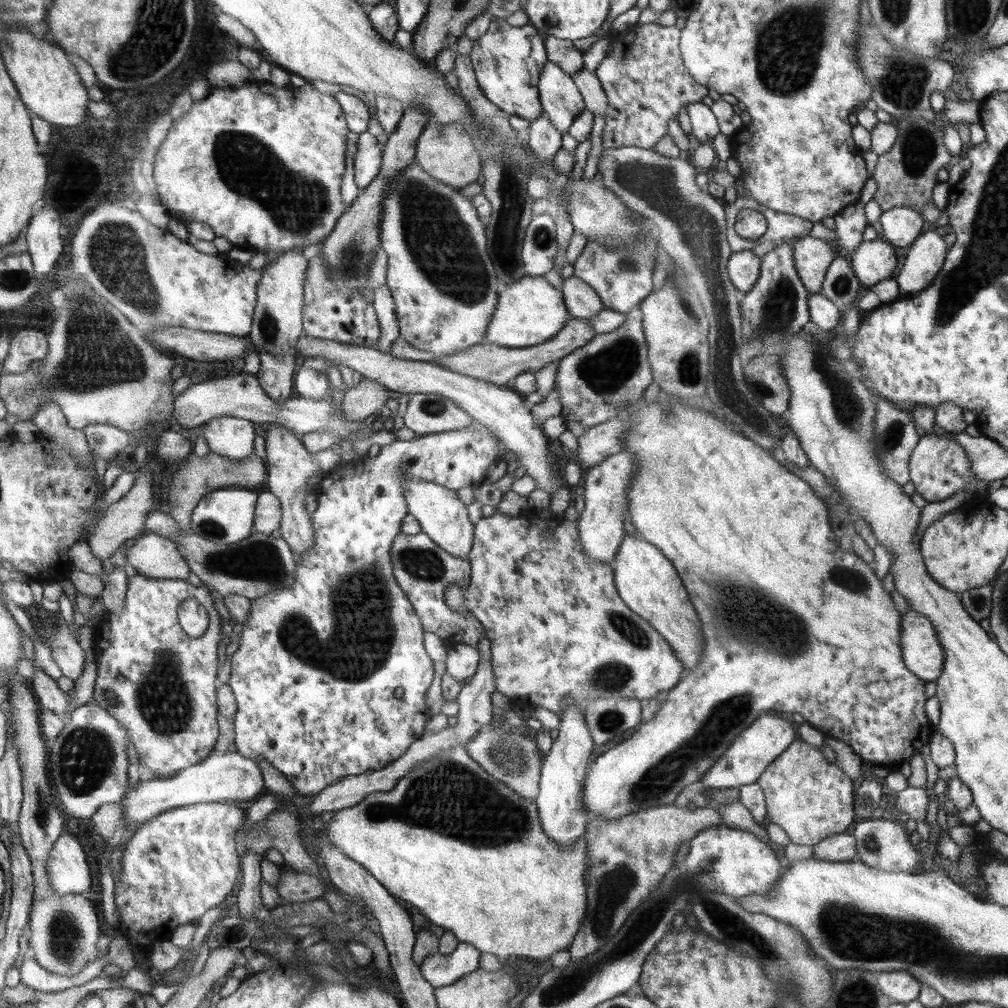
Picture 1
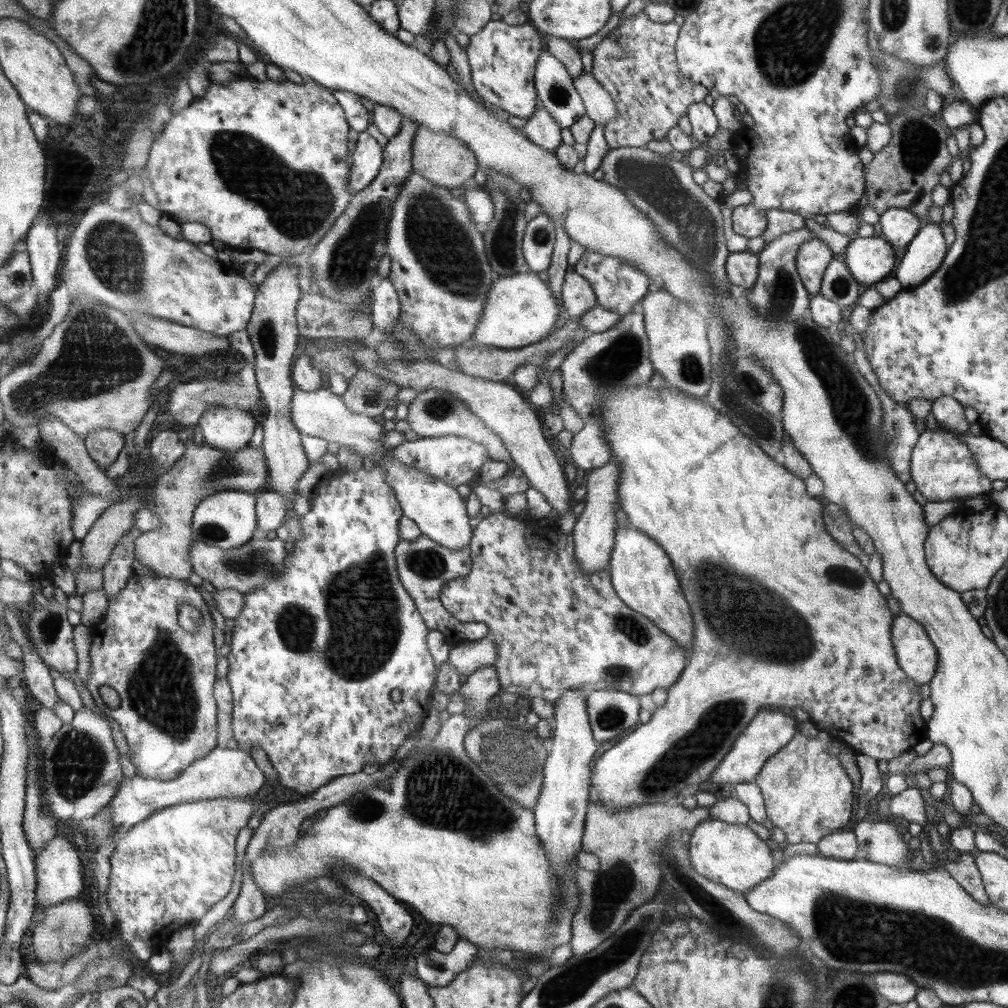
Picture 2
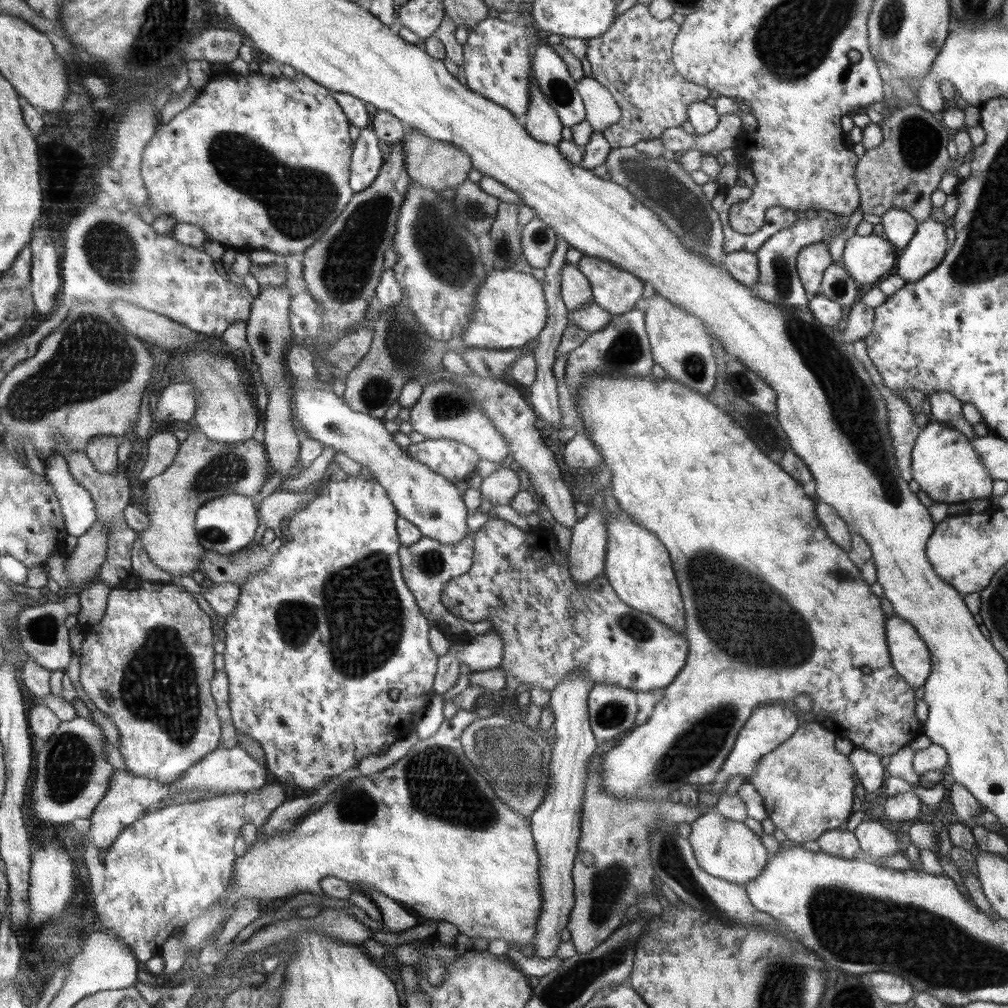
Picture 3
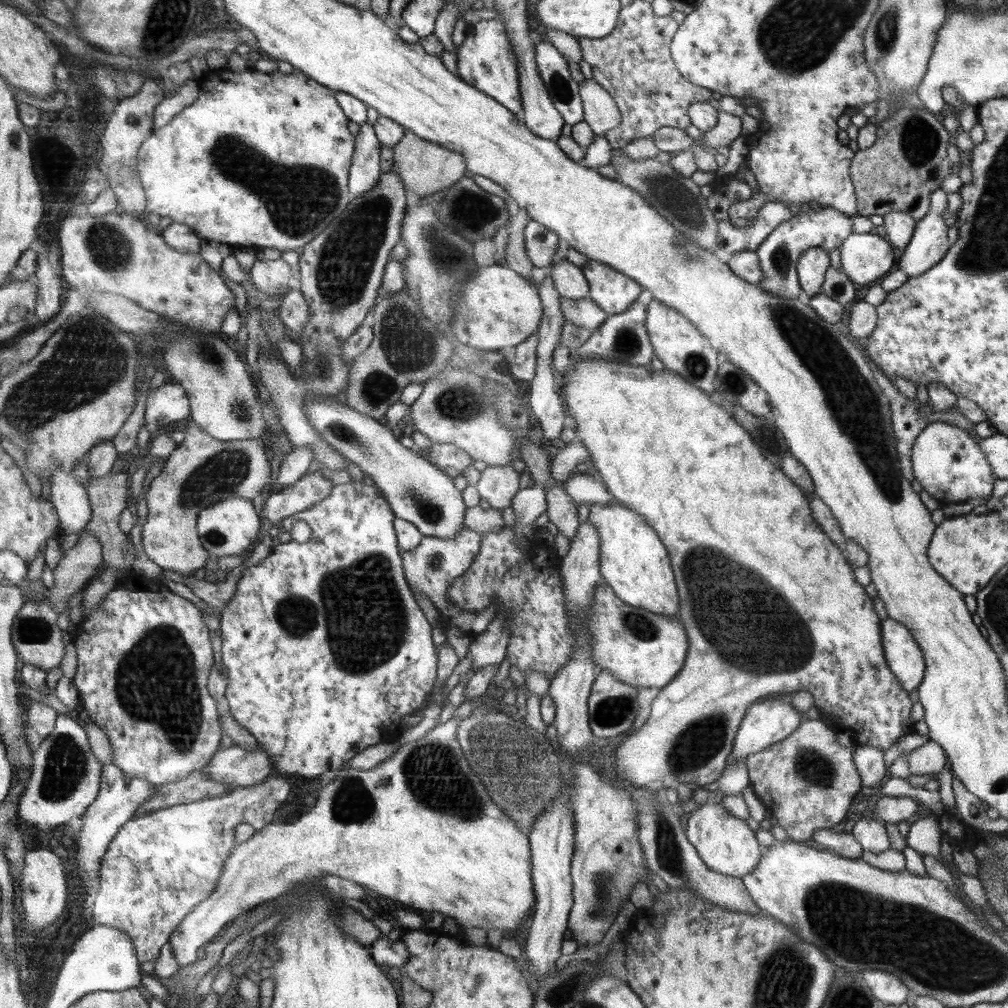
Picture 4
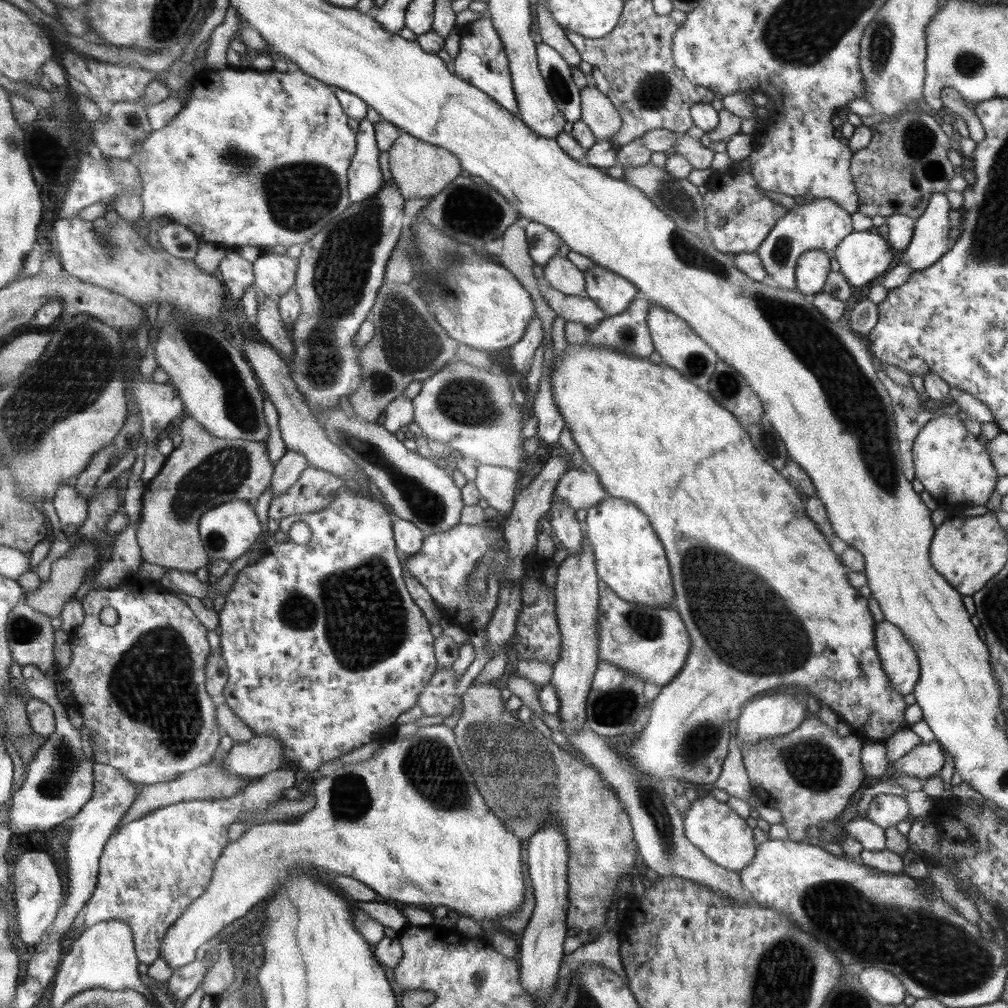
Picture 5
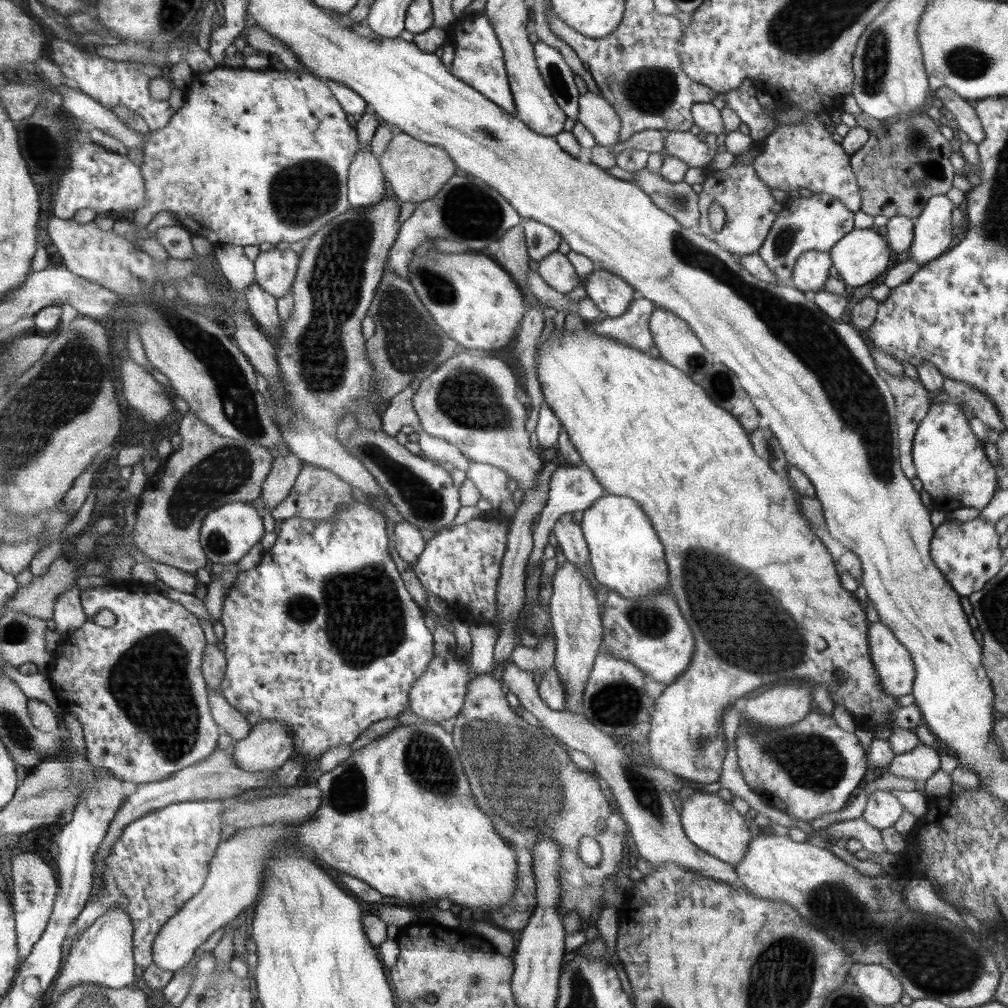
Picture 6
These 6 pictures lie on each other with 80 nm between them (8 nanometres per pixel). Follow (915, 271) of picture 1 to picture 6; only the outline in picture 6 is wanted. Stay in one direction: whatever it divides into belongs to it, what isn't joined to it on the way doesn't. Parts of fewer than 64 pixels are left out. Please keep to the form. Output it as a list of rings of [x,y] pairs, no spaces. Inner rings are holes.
[[[946,195],[931,196],[913,224],[912,246],[902,256],[925,266],[944,255],[958,238],[952,235],[951,212],[956,205]]]

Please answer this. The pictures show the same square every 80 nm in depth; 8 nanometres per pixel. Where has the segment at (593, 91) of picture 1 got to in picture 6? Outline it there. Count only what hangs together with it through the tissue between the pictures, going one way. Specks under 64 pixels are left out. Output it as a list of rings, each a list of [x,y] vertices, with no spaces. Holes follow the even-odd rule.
[[[590,91],[579,95],[577,121],[592,133],[600,146],[610,147],[619,142],[621,120],[602,95]]]

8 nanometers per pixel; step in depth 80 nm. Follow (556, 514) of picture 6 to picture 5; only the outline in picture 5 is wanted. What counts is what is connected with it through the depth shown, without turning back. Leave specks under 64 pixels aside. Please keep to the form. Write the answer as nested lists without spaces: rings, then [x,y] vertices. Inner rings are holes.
[[[569,468],[559,479],[555,493],[575,511],[592,508],[608,495],[594,470]]]

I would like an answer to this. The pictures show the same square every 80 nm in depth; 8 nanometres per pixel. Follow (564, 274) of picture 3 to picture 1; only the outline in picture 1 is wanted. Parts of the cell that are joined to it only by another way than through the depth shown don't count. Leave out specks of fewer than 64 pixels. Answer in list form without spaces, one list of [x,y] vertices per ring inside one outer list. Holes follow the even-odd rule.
[[[574,276],[564,279],[561,293],[570,318],[590,320],[602,311],[602,301],[584,281]]]

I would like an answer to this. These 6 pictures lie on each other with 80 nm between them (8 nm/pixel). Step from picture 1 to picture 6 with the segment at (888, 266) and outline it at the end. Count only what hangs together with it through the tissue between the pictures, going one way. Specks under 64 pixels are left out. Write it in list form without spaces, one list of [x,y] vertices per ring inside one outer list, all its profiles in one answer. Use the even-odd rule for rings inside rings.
[[[853,228],[832,247],[829,256],[842,282],[846,286],[857,288],[869,282],[878,282],[880,277],[888,272],[890,251],[887,240],[879,232],[874,232],[872,229]]]

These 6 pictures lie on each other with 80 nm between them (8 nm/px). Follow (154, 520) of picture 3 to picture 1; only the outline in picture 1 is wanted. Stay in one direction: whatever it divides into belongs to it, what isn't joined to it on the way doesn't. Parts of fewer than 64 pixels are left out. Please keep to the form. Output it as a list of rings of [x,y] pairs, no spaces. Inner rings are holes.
[[[191,451],[187,456],[186,463],[182,463],[172,482],[168,492],[168,504],[172,506],[168,514],[178,524],[178,530],[181,534],[191,531],[191,516],[193,508],[198,501],[208,492],[222,488],[246,488],[253,490],[266,481],[267,470],[262,458],[253,453],[244,460],[230,460],[227,456],[220,456],[210,451],[205,457],[198,457]],[[144,532],[132,540],[126,558],[138,575],[180,580],[190,576],[188,563],[177,549],[175,540],[156,533]]]

